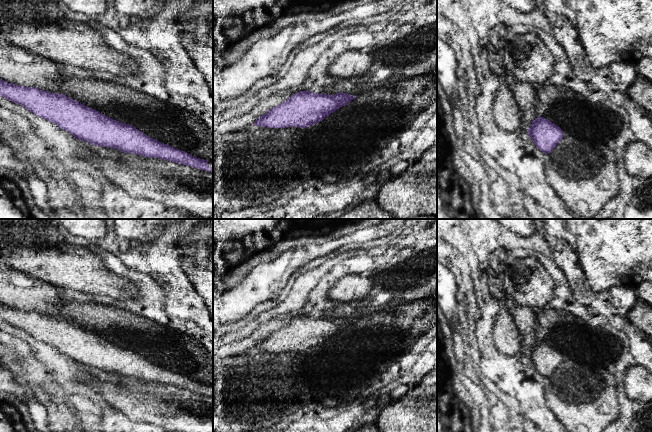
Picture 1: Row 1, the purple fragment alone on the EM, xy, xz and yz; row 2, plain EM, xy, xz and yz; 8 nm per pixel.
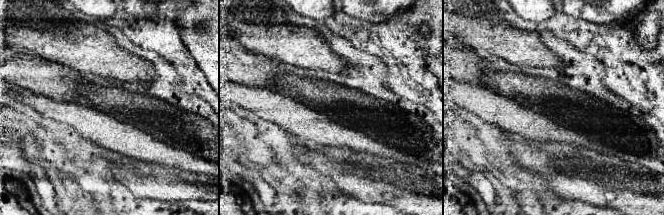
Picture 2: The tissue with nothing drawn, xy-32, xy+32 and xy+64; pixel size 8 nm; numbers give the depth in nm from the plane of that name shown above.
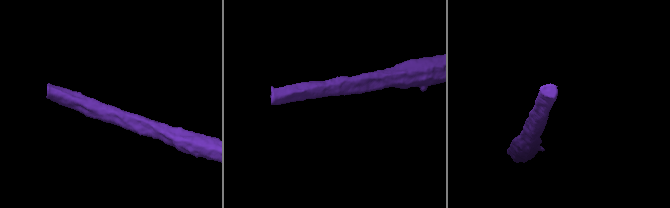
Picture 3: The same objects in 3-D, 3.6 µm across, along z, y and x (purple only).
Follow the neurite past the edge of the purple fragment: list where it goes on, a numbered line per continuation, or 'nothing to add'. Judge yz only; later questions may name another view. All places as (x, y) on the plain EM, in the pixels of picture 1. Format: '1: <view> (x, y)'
nothing to add

